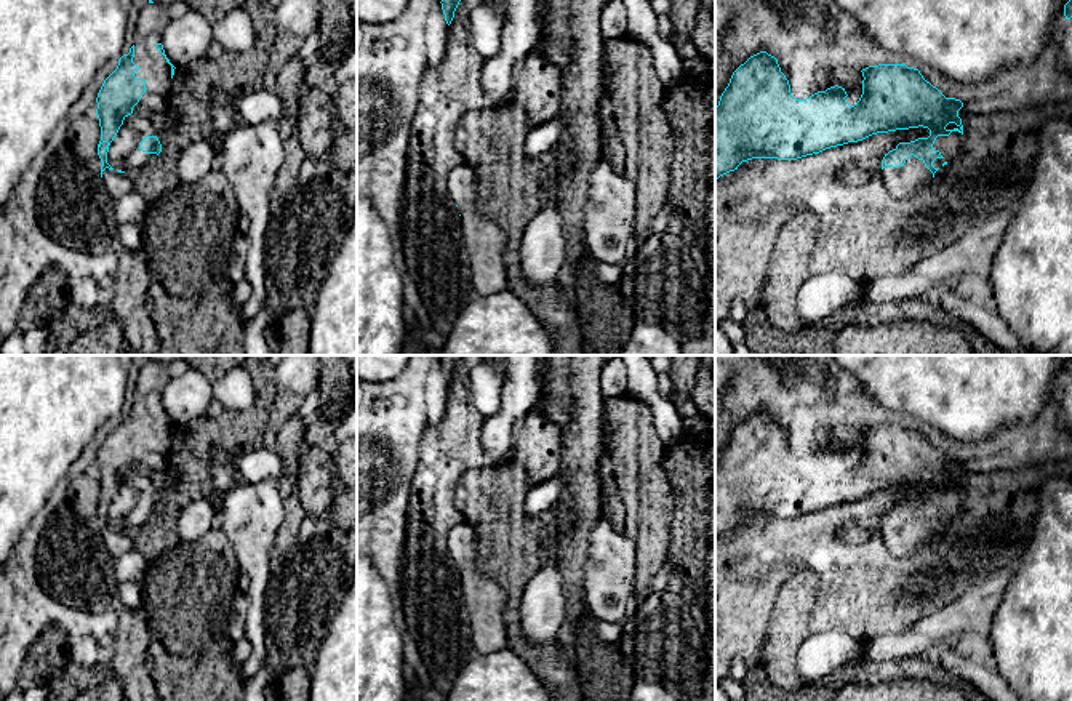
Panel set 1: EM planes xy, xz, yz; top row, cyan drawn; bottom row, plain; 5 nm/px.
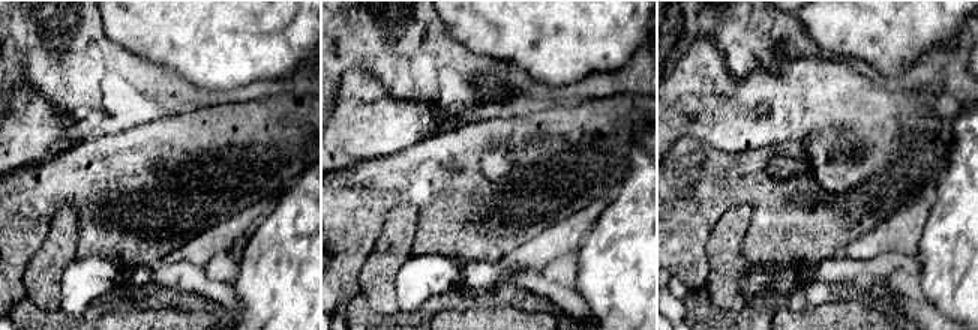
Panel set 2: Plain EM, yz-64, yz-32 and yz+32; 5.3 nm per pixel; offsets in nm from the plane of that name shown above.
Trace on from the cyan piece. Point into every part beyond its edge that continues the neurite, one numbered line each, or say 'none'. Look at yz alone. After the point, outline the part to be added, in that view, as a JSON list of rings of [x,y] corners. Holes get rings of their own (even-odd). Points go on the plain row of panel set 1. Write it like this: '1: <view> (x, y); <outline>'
1: yz (904, 540); [[[910,514],[899,527],[885,525],[883,539],[890,552],[896,557],[909,557],[933,538],[933,531],[925,525],[923,519]]]

